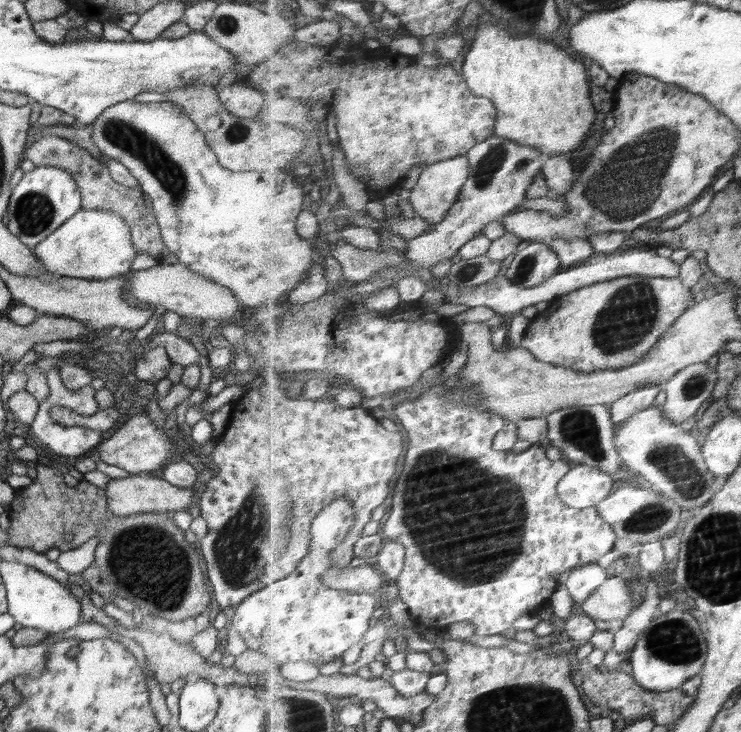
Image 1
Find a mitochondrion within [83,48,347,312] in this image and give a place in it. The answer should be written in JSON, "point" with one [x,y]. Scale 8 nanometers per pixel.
{"point":[172,178]}

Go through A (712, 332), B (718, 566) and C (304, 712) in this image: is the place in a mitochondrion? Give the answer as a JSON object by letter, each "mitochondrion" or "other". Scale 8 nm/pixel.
{"A":"other","B":"mitochondrion","C":"mitochondrion"}

